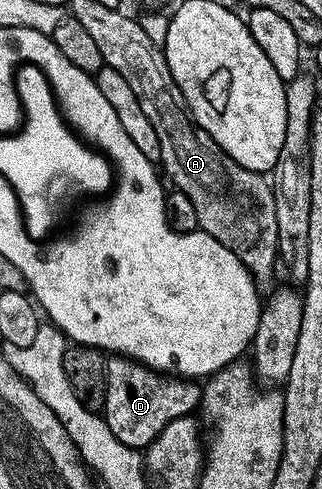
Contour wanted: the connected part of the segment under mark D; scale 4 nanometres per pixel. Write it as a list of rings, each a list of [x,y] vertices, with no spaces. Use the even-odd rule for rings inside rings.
[[[110,357],[106,361],[106,406],[104,418],[108,429],[124,441],[124,445],[145,449],[168,425],[168,421],[176,421],[176,417],[197,412],[202,402],[202,387],[195,380],[188,378],[171,377],[161,371],[153,371],[152,368],[137,363],[134,359],[125,357]]]

